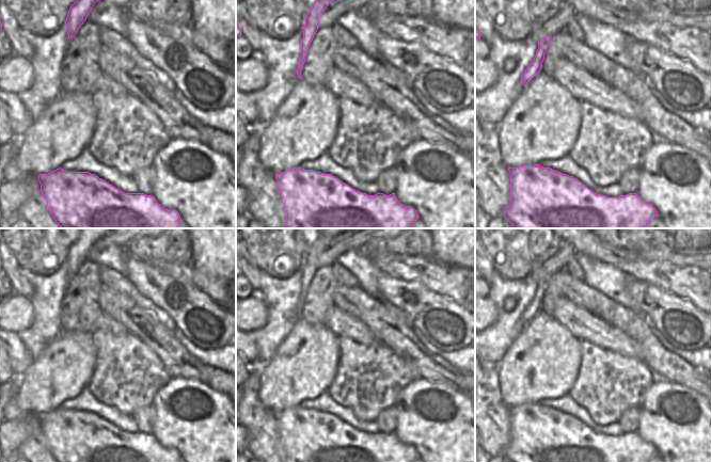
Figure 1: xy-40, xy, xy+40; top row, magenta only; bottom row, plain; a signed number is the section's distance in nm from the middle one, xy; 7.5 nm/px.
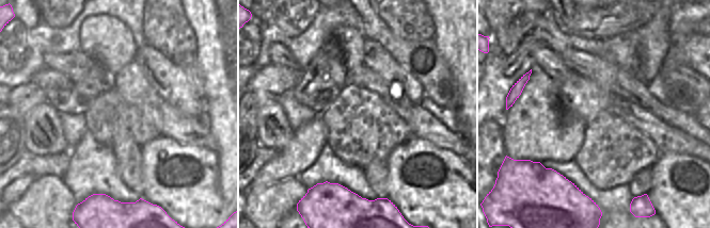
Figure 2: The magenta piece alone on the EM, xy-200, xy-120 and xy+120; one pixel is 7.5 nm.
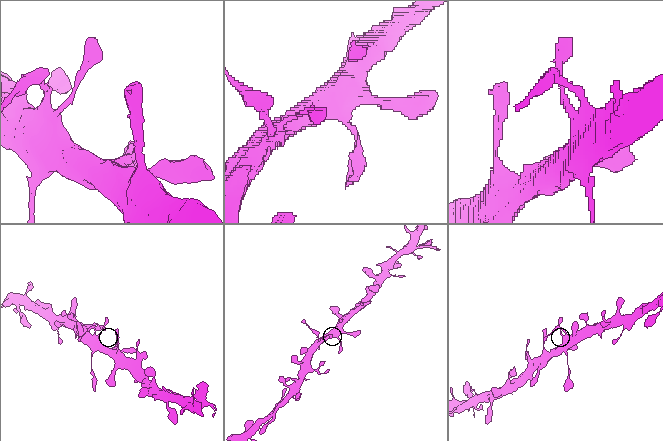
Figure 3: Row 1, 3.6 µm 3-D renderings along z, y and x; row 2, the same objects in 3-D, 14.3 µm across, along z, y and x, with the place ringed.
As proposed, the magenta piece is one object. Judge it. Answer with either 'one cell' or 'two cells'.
one cell

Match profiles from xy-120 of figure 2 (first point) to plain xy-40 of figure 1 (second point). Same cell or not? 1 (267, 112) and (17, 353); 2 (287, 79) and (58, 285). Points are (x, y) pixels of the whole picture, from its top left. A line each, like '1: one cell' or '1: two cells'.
1: one cell
2: two cells

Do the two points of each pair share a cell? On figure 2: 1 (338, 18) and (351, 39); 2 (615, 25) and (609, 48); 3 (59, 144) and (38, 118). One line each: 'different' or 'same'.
1: different
2: different
3: same

